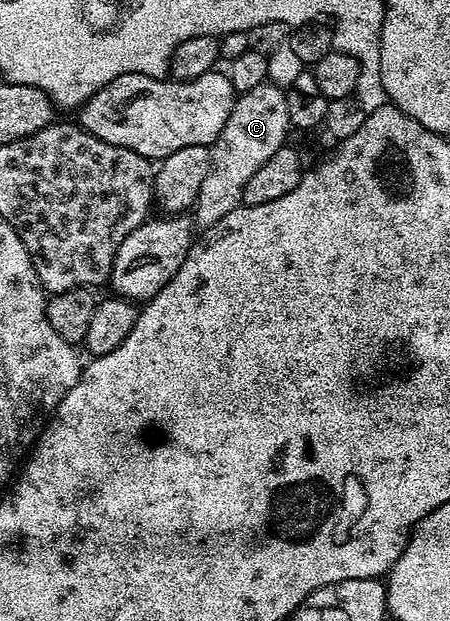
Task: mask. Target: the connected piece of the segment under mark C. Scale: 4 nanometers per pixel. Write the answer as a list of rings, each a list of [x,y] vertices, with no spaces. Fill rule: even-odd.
[[[270,82],[260,84],[234,100],[223,131],[210,146],[208,175],[203,179],[191,210],[194,226],[198,230],[211,229],[224,215],[229,215],[243,203],[243,190],[248,180],[267,159],[275,155],[275,151],[286,144],[285,137],[290,127],[285,92]]]

